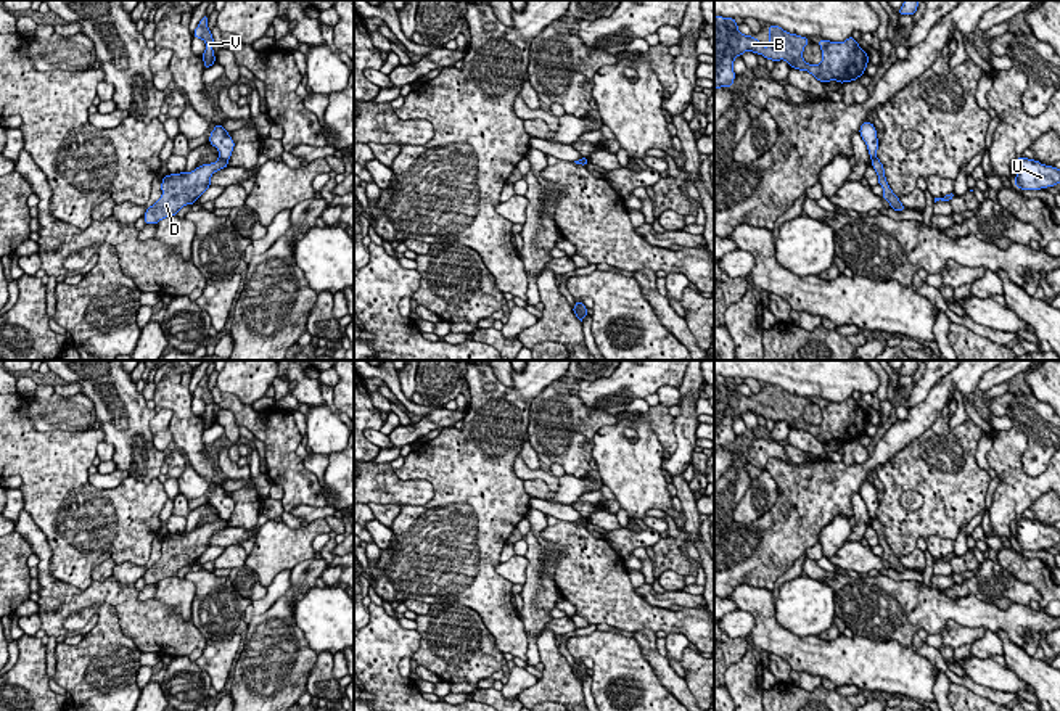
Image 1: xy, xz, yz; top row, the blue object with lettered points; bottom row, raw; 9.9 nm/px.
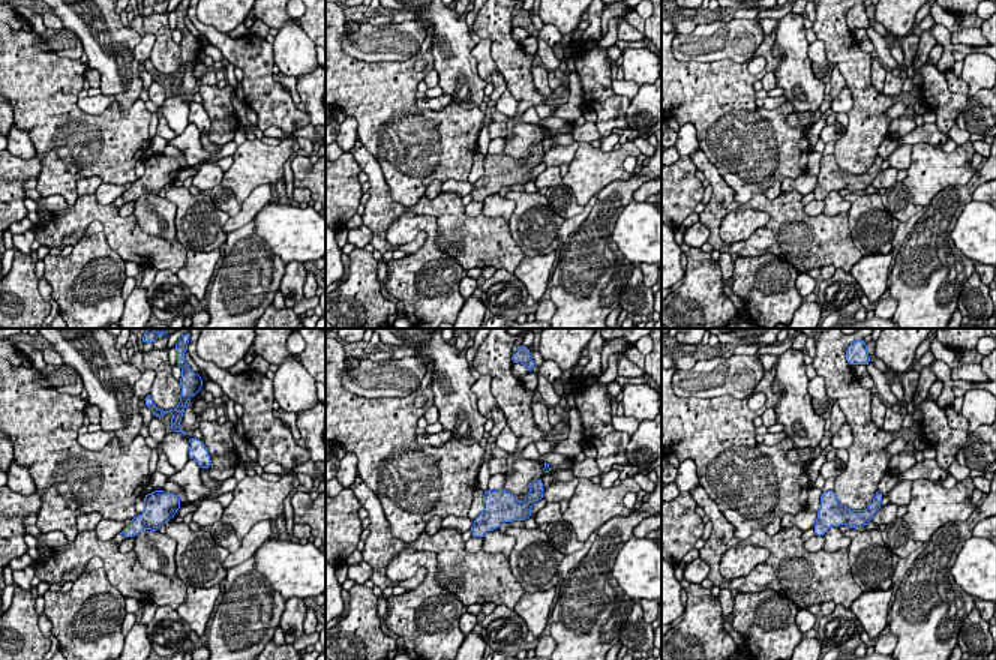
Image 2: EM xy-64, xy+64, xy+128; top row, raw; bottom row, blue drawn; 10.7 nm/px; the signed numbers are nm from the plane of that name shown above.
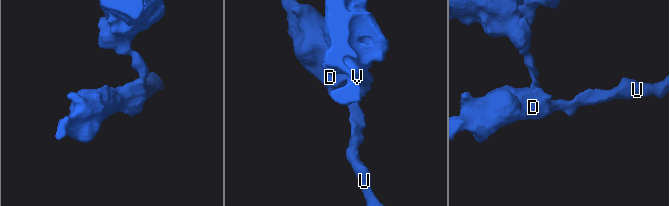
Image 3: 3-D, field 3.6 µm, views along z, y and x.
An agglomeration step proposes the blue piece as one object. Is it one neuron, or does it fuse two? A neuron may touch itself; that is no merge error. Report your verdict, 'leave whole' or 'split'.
split

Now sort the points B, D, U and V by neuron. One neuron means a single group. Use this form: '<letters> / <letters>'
B V / D U

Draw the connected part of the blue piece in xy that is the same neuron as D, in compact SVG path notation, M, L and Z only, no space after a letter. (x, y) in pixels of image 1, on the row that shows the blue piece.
M219 158L216 162L198 166L191 172L169 174L162 177L162 195L143 214L145 224L154 225L166 217L177 216L183 206L195 204L211 187L212 174L227 166L228 162Z

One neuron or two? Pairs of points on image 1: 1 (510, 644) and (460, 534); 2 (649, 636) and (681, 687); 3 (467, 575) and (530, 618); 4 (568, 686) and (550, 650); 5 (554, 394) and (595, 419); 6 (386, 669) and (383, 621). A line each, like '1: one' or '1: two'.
1: one
2: one
3: two
4: one
5: one
6: one

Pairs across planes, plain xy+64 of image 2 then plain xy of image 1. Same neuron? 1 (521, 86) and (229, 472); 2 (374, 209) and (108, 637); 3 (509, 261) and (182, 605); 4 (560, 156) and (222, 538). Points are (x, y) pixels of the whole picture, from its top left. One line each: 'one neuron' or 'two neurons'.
1: two neurons
2: two neurons
3: two neurons
4: one neuron

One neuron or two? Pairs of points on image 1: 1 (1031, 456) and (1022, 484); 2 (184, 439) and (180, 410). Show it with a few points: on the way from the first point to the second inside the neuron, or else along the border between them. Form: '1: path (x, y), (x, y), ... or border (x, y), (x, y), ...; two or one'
1: border (1025, 433), (1022, 468), (1038, 476); two
2: path (184, 433), (182, 417); one

